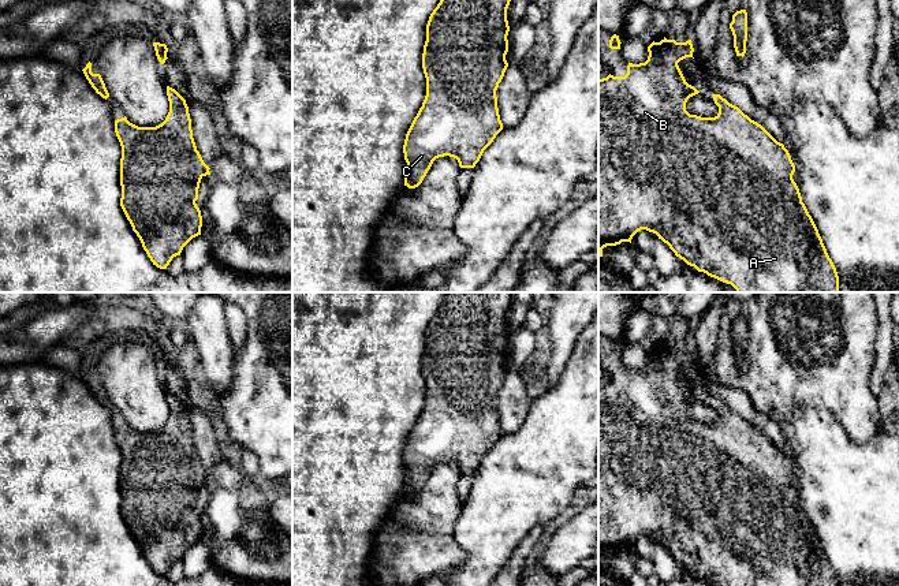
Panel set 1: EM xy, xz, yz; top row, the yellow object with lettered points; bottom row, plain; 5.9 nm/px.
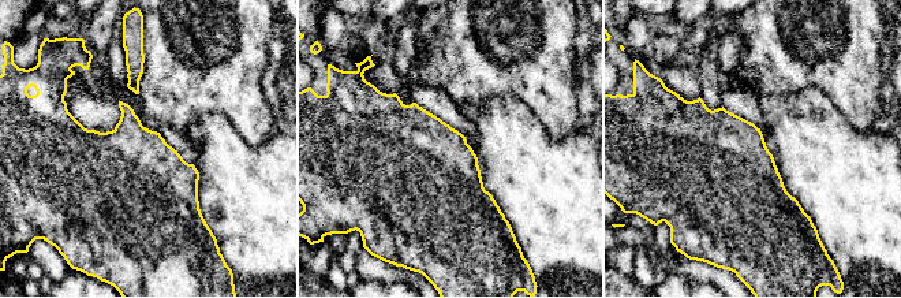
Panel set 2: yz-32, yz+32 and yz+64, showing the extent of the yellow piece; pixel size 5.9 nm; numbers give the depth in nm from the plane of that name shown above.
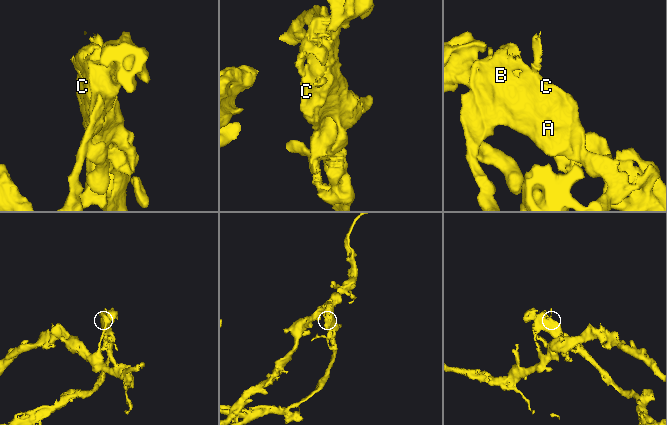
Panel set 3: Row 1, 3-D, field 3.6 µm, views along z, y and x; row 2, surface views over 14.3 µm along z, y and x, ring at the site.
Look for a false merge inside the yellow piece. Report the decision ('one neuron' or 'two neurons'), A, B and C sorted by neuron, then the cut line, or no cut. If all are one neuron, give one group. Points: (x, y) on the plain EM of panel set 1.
two neurons; groups A C / B; cut yz (690, 421), (701, 451), (682, 512), (717, 527), (702, 577)

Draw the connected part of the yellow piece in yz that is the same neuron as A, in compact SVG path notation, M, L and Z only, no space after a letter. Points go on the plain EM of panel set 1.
M713 400L719 419L715 423L701 423L691 421L693 426L702 428L702 452L695 449L691 452L691 474L694 482L694 501L690 508L682 508L682 514L691 520L693 525L701 525L704 530L712 531L716 525L719 527L719 540L713 542L713 550L702 560L702 578L717 586L839 586L836 574L829 564L818 535L809 520L797 489L792 485L795 471L788 456L783 449L777 448L761 430L751 426L738 413L730 410L720 400Z

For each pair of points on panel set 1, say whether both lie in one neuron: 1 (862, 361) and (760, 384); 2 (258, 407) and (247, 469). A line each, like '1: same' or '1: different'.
1: same
2: different

